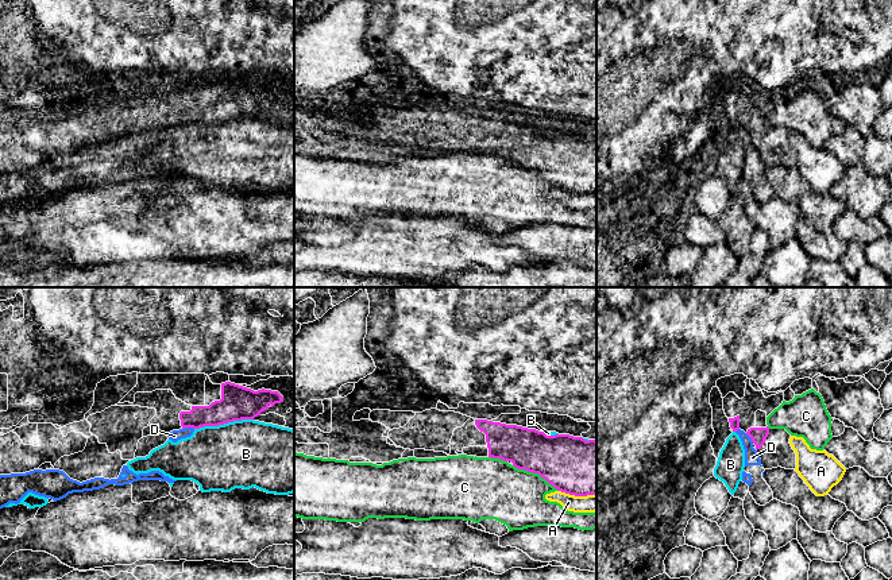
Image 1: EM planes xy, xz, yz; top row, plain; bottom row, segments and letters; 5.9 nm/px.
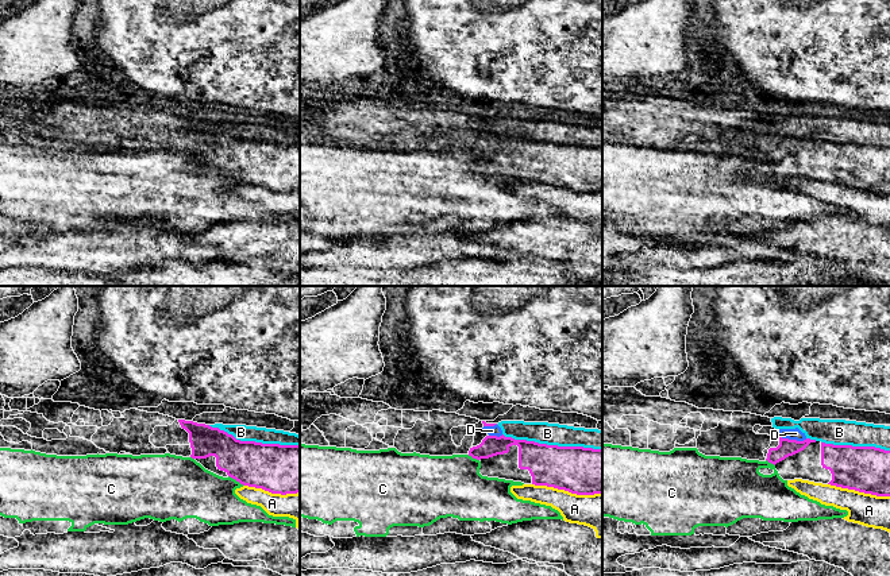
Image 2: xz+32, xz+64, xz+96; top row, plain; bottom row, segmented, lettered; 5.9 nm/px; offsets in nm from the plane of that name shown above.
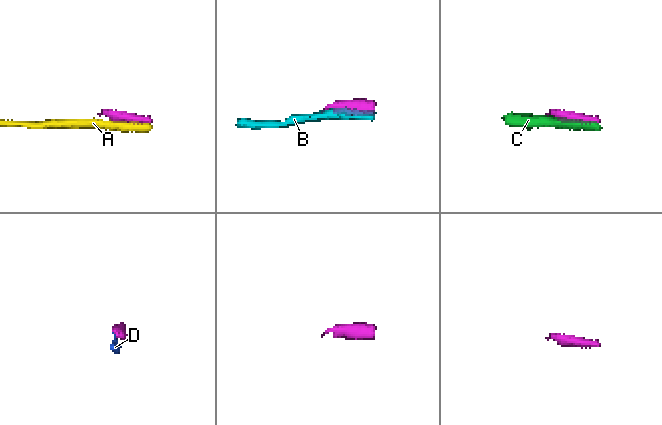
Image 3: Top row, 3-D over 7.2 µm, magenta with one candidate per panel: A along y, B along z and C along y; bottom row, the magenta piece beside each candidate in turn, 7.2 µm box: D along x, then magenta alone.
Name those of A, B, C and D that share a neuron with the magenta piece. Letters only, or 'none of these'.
none of these

